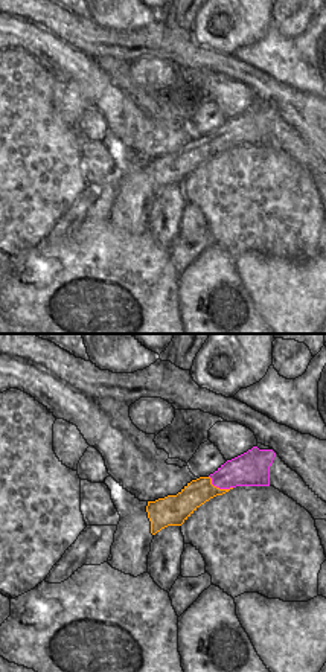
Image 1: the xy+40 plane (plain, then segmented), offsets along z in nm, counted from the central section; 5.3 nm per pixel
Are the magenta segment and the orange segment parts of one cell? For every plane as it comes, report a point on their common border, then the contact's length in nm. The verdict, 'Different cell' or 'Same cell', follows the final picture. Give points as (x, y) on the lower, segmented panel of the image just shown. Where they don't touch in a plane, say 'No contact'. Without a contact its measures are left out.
Touches magenta at (218, 486). Shared border 140 nm

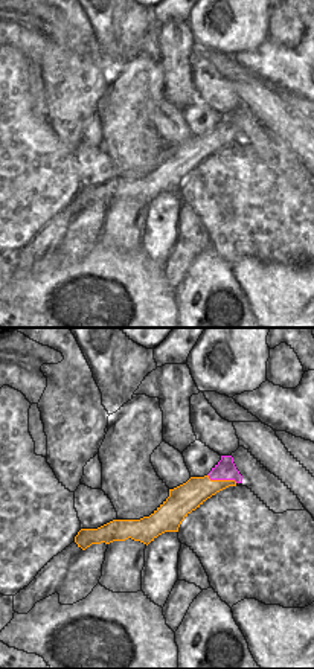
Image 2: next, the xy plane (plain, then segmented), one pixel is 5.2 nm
Touches magenta at (221, 479). Shared border 170 nm

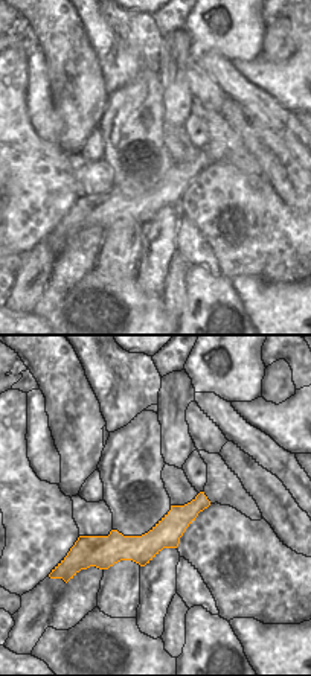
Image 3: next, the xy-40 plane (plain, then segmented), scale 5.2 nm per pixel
No contact

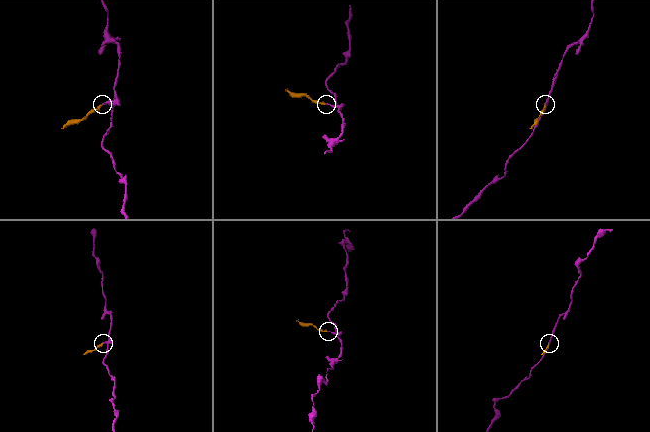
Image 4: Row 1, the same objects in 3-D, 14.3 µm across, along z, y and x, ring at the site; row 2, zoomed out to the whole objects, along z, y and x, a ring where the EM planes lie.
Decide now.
Different cell

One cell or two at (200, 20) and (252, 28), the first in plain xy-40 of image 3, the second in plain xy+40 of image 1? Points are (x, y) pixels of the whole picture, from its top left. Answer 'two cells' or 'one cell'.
one cell

